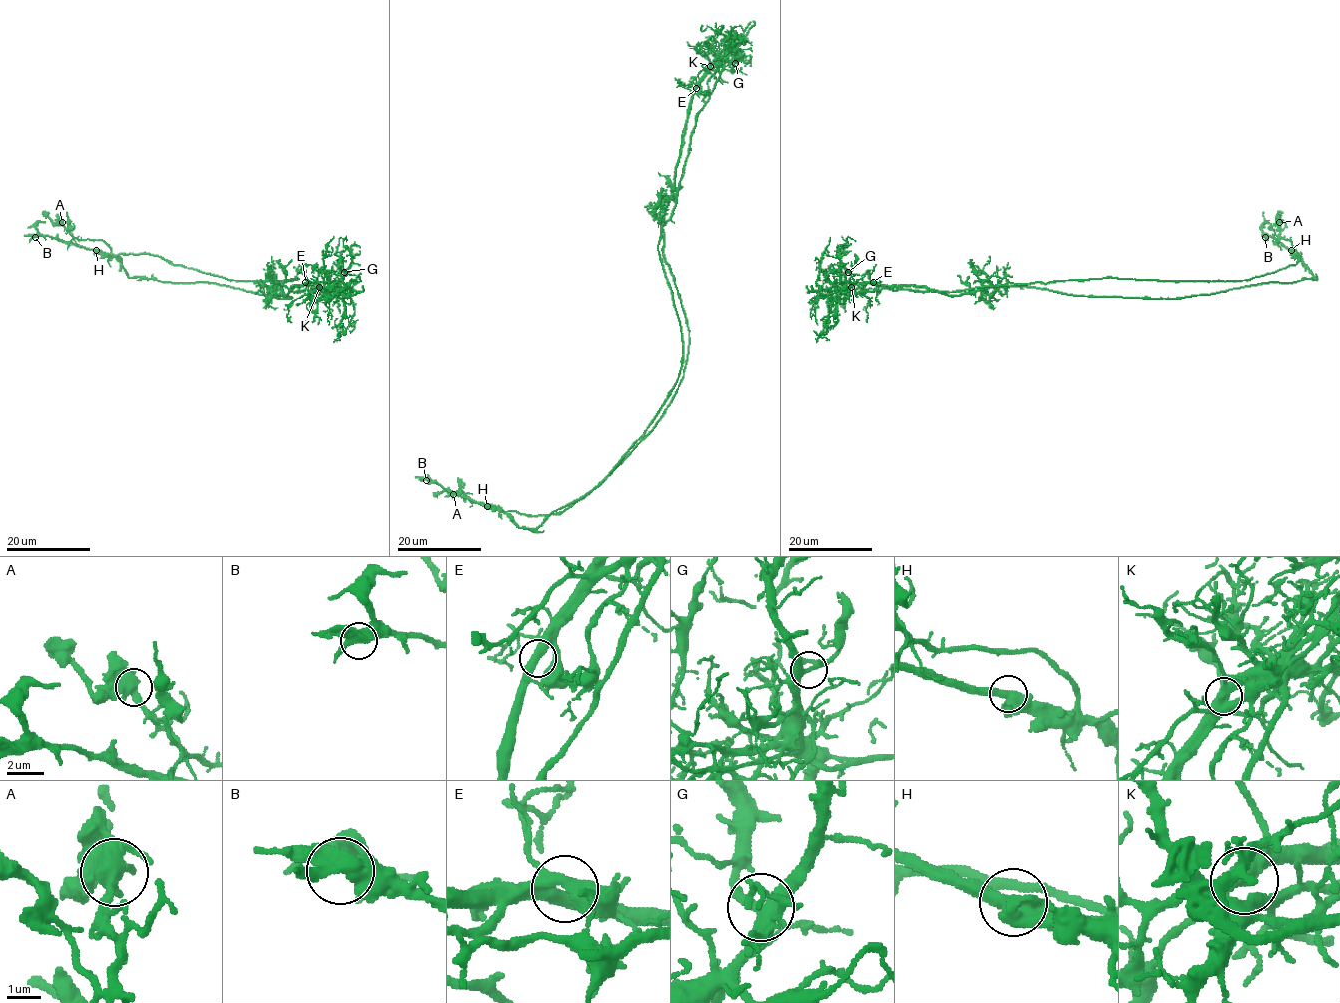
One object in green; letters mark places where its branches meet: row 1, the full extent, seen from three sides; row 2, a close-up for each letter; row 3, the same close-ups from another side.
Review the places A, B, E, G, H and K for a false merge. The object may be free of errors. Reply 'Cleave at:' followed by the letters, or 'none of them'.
Cleave at: K

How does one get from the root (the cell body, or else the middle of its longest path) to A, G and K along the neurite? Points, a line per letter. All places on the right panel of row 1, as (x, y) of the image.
A: (1123, 278), (1241, 281), (1294, 265), (1300, 254), (1296, 255), (1291, 241), (1279, 235), (1279, 222)
G: (1123, 278), (1007, 282), (952, 292), (880, 289), (853, 294), (847, 286), (848, 272)
K: (1123, 278), (1015, 283), (958, 295), (913, 285), (854, 283), (851, 286)

